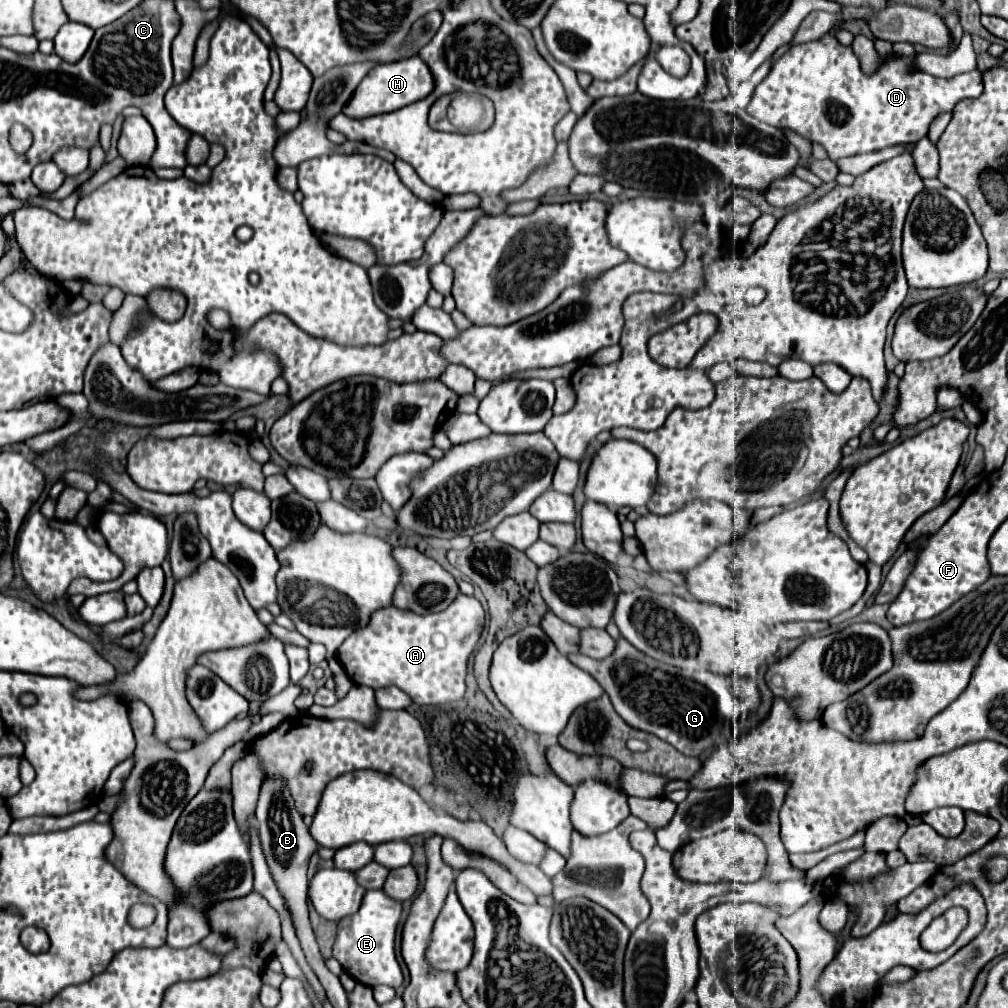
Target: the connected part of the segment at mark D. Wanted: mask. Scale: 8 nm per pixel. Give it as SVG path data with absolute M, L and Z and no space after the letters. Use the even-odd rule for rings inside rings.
M826 34L820 42L806 42L792 46L770 70L770 74L758 84L748 114L776 128L792 128L810 142L818 142L826 148L830 160L856 156L864 152L882 150L898 144L916 144L928 134L930 122L940 112L950 112L958 100L976 98L983 92L982 72L975 69L953 79L930 76L912 68L912 58L892 56L870 78L862 74L860 62L850 46L842 46L834 34Z

